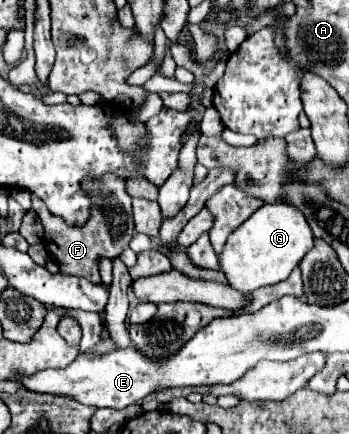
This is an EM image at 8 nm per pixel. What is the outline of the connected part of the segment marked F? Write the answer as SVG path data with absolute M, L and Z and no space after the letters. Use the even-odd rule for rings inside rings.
M109 175L103 177L97 185L85 185L89 189L89 197L93 197L93 213L87 225L81 229L69 229L61 217L53 217L49 209L45 209L45 203L39 197L33 197L33 211L43 223L43 245L59 265L61 273L77 275L77 277L89 277L89 281L99 283L99 261L103 257L115 259L121 255L123 249L129 247L129 241L135 233L133 225L133 213L131 213L131 197L125 193L125 181Z

